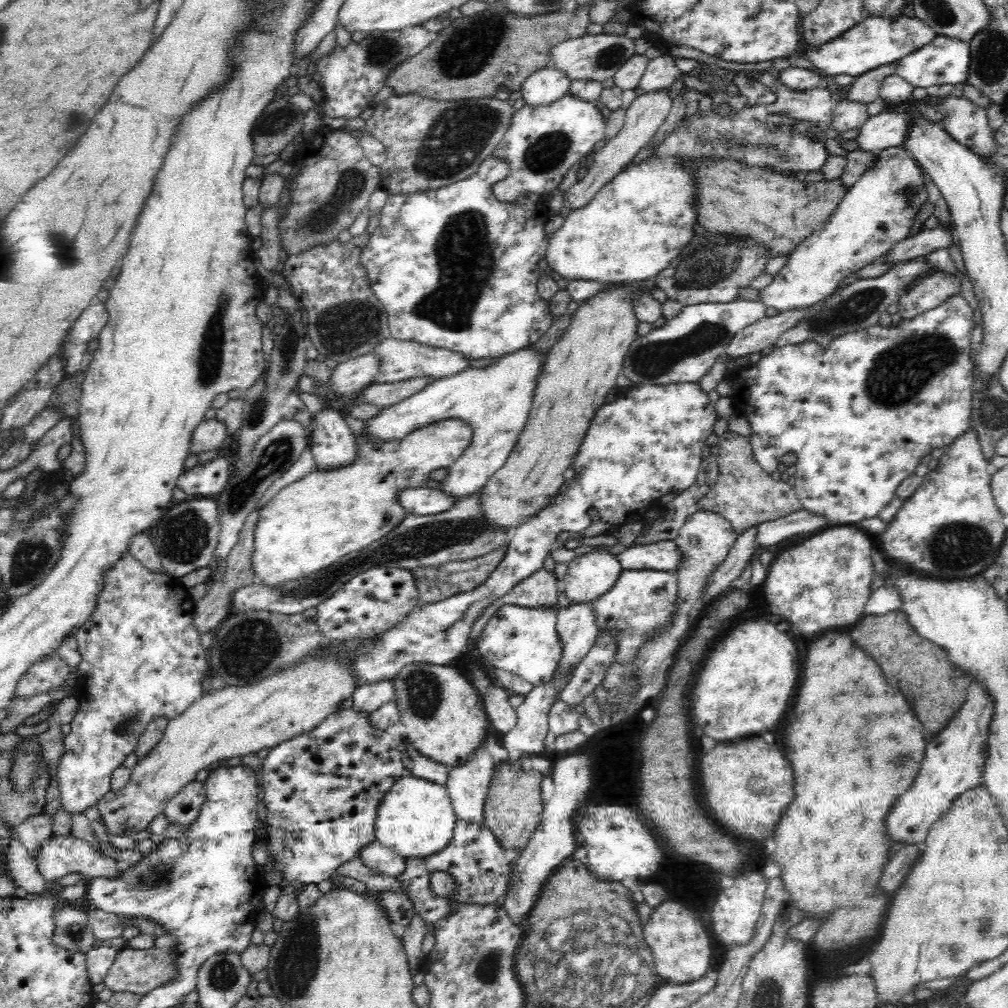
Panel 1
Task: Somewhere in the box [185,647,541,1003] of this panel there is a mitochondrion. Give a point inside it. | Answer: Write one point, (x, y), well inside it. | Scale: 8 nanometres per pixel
(296, 964)

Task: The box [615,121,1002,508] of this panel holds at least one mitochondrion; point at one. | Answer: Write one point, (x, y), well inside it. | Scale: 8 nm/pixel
(898, 374)

